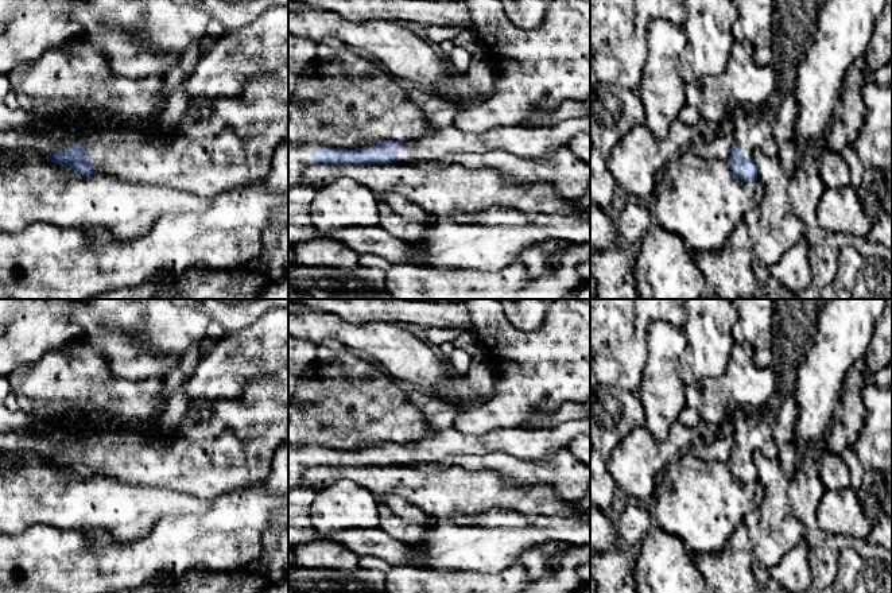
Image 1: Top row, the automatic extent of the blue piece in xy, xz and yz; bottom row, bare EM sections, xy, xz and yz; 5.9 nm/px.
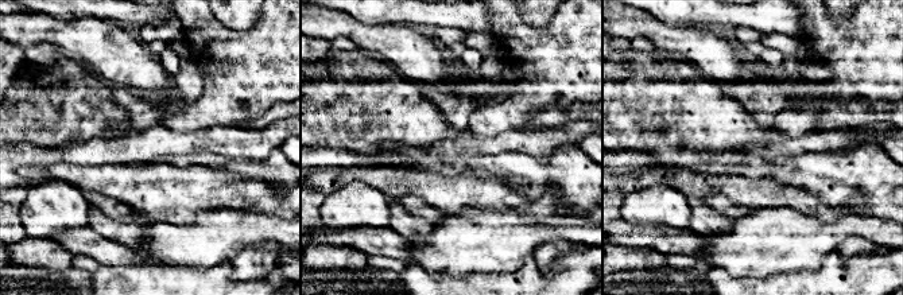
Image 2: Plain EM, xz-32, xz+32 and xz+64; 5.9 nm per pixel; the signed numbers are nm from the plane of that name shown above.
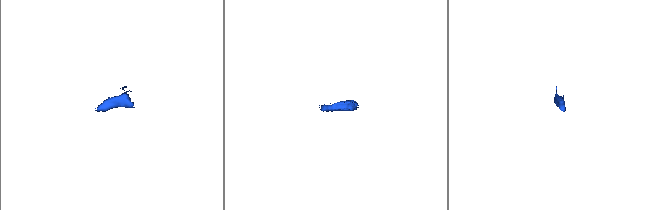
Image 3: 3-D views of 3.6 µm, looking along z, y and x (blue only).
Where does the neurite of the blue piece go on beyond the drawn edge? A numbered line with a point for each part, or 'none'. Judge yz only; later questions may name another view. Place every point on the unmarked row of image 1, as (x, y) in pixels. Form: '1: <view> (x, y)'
1: yz (751, 435)

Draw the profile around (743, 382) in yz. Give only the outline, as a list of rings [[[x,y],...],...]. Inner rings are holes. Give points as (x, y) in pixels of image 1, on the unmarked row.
[[[749,342],[734,344],[730,360],[724,375],[715,379],[701,379],[686,384],[686,406],[694,408],[701,419],[717,427],[725,418],[730,406],[742,407],[745,404],[763,408],[771,398],[776,385],[776,377],[771,367],[757,367],[755,363],[755,349]]]

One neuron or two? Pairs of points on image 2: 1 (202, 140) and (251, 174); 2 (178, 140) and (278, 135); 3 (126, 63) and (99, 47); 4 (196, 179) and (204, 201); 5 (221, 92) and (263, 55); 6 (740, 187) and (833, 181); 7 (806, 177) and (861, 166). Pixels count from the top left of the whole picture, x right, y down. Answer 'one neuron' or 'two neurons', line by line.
1: two neurons
2: one neuron
3: one neuron
4: one neuron
5: one neuron
6: two neurons
7: one neuron

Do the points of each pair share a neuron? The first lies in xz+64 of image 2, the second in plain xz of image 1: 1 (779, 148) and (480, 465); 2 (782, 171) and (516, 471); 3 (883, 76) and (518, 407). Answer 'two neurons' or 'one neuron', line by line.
1: two neurons
2: one neuron
3: one neuron

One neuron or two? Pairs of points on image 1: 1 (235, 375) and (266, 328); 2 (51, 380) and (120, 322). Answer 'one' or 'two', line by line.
1: one
2: two

